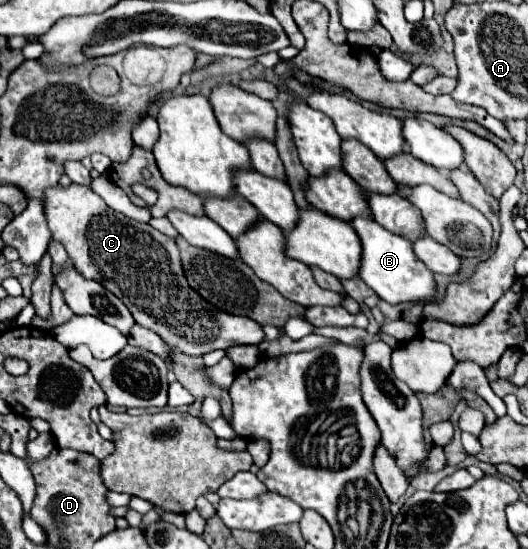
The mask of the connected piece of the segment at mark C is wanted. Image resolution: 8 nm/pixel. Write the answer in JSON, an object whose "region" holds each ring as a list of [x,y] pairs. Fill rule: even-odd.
{"region":[[[71,183],[69,187],[51,187],[43,195],[49,231],[55,241],[63,243],[75,269],[107,285],[119,297],[133,319],[155,331],[165,343],[191,357],[201,357],[215,349],[231,345],[257,345],[263,341],[263,329],[249,317],[231,315],[211,307],[195,289],[187,285],[179,247],[175,239],[155,231],[147,223],[127,219],[107,207],[107,203],[89,187]]]}

